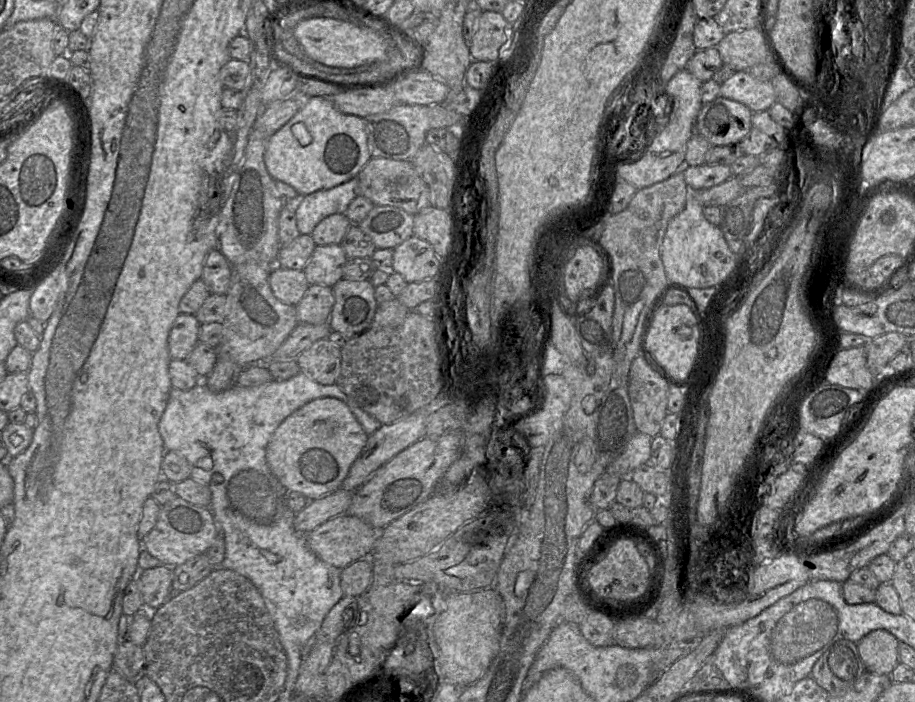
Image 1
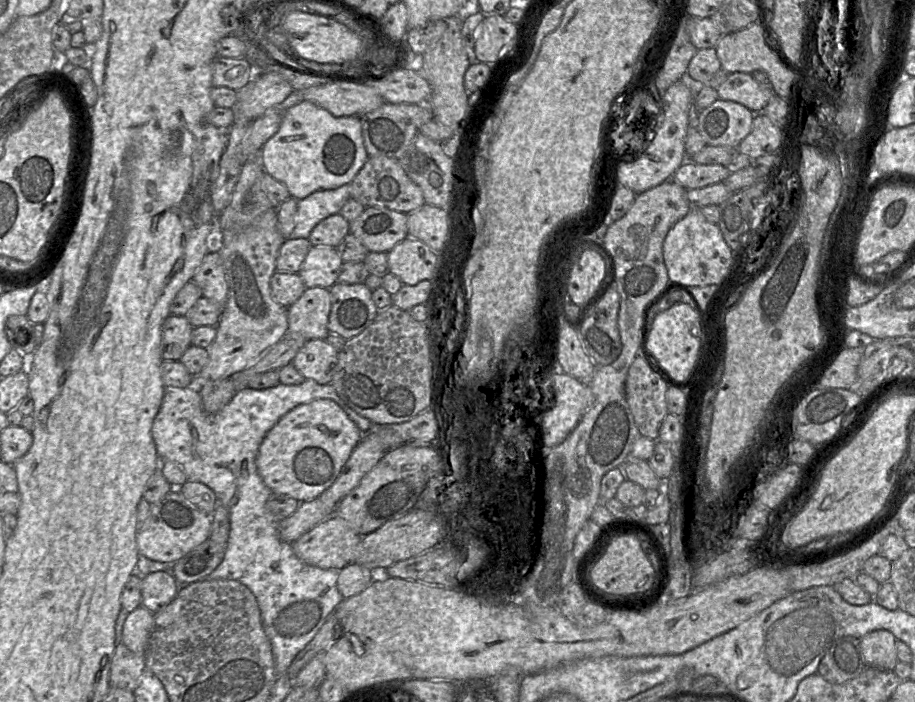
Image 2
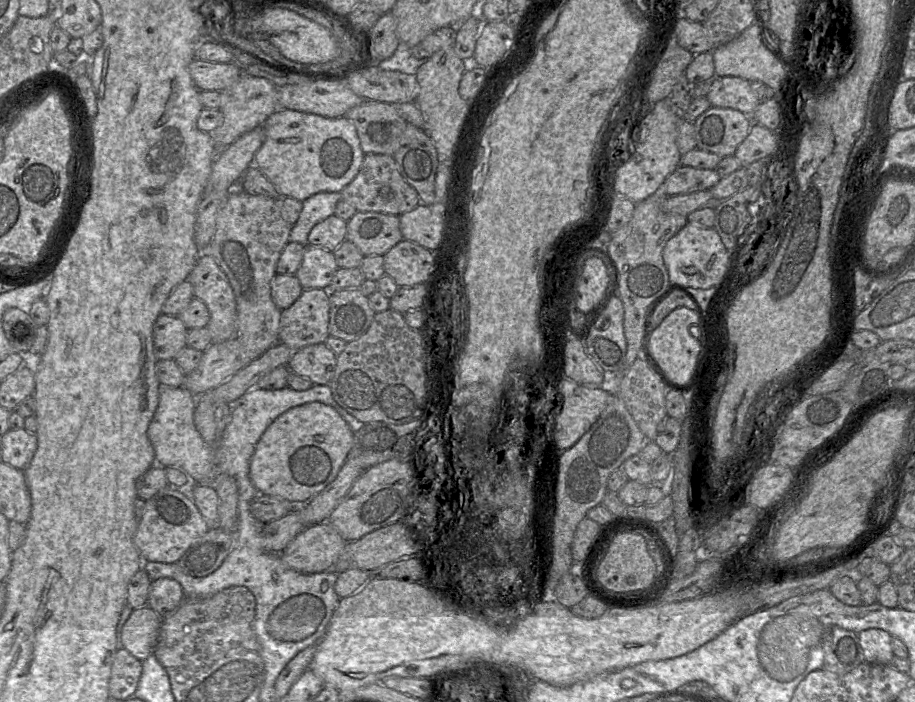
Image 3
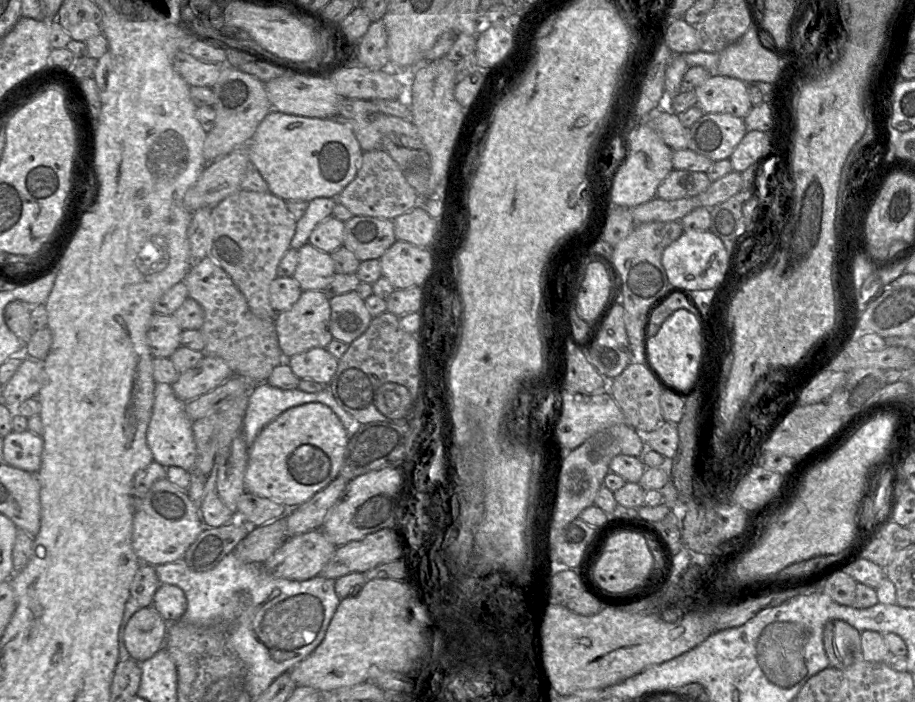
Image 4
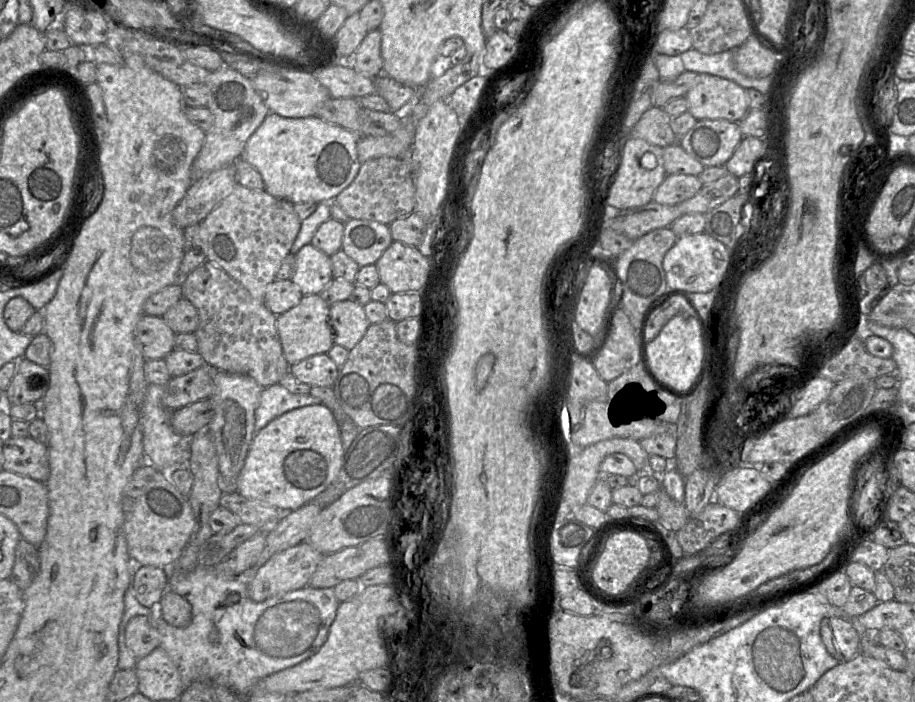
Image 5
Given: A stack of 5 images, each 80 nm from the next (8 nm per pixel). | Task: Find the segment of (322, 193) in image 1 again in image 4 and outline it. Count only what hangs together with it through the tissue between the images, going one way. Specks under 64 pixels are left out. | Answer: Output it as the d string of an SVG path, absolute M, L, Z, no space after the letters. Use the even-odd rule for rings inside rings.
M319 197L308 203L305 214L296 222L295 234L290 242L292 249L299 250L308 243L315 227L332 216L336 199Z

